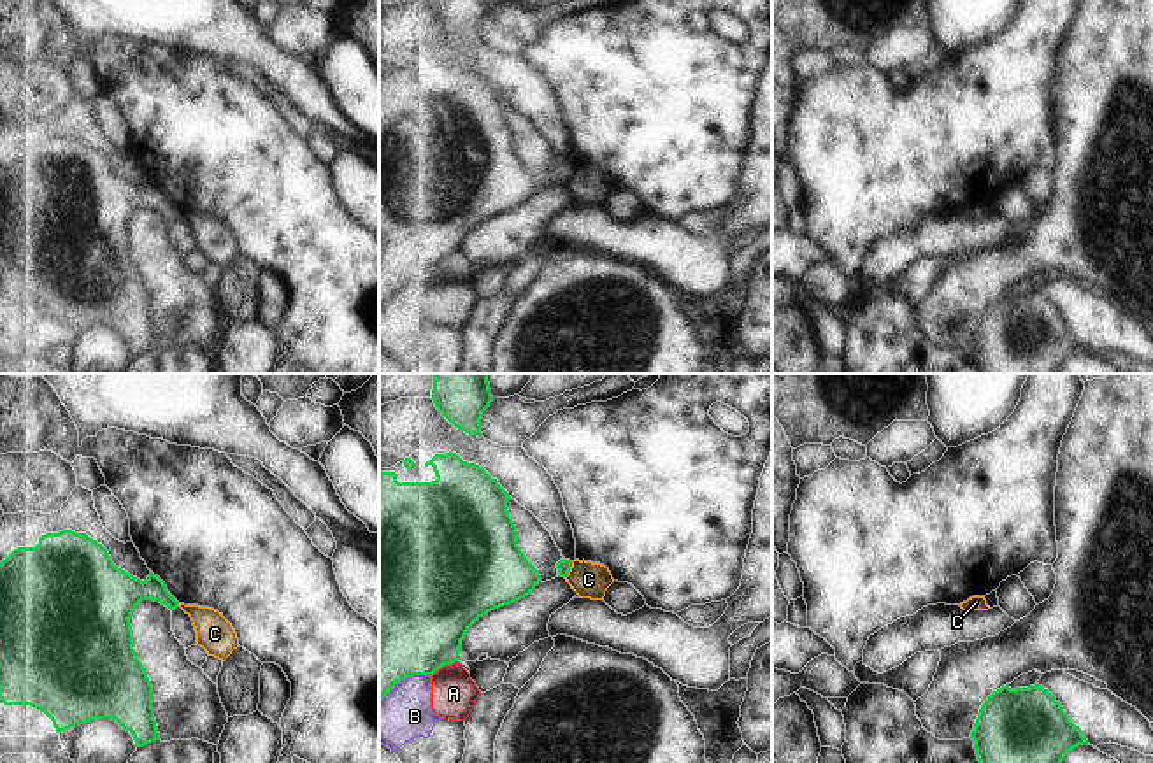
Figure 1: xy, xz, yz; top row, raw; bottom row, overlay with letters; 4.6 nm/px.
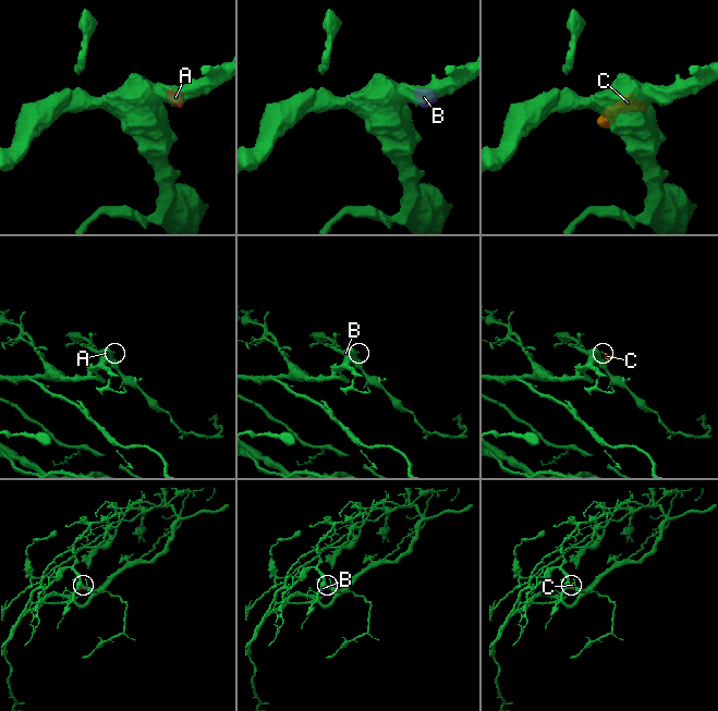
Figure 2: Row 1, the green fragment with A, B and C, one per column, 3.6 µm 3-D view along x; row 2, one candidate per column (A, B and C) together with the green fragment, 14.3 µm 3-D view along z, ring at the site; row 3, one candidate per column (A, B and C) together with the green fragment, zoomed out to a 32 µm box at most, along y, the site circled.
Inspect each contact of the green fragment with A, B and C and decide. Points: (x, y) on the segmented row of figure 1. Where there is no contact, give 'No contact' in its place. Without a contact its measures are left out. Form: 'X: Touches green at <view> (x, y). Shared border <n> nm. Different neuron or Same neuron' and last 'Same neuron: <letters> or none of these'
A: Touches green at xz (444, 663). Shared border 140 nm. Different neuron
B: Touches green at xz (404, 677). Shared border 280 nm. Different neuron
C: Touches green at xz (569, 570). Shared border 90 nm. Different neuron
Same neuron: none of these.

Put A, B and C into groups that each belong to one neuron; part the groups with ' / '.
A / B / C

